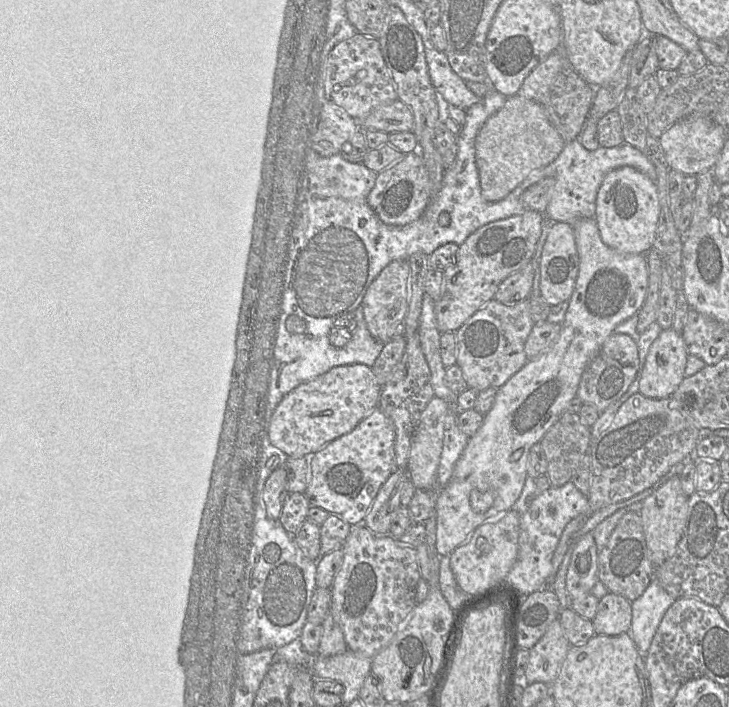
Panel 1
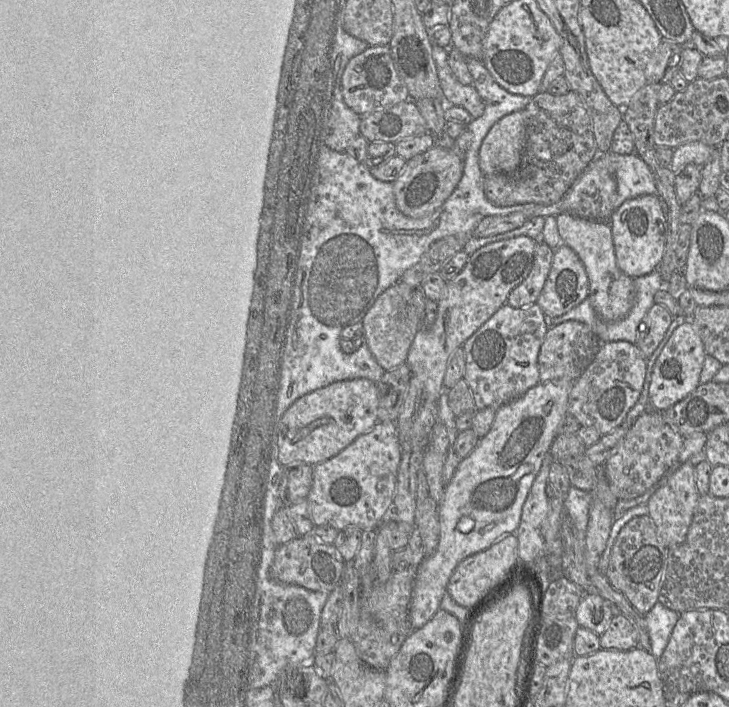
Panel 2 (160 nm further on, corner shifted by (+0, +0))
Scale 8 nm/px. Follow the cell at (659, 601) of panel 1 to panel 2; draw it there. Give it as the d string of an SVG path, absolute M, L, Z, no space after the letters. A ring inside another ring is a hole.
M657 601L652 609L643 616L650 639L650 653L655 659L660 658L667 646L679 615Z

